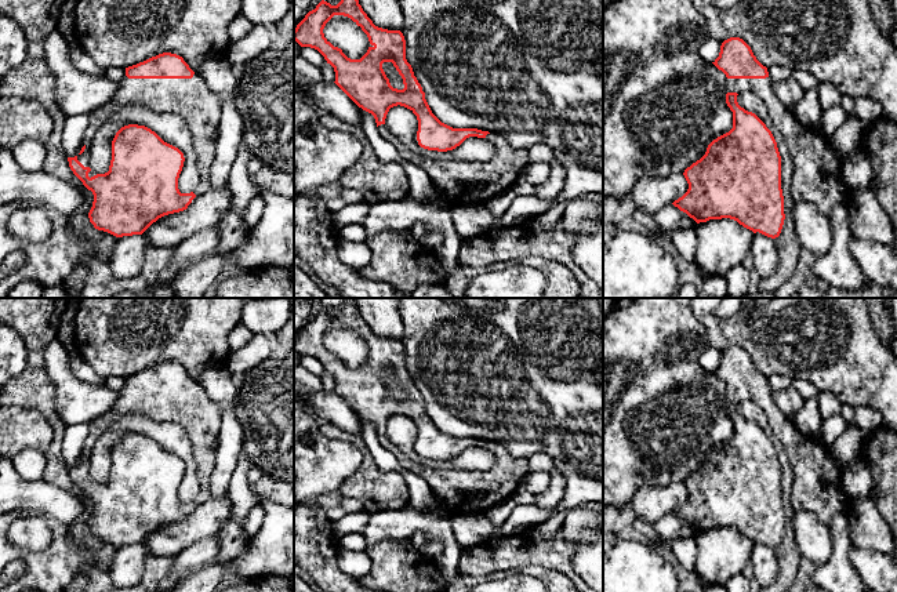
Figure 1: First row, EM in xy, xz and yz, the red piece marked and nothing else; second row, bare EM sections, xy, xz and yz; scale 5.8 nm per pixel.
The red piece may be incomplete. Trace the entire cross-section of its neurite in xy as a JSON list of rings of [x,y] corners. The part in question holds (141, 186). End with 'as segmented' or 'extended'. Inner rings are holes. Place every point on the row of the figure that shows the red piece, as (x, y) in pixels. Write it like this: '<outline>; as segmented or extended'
[[[163,52],[126,68],[126,76],[117,83],[113,99],[88,113],[86,145],[77,156],[68,157],[73,174],[94,195],[88,213],[94,228],[116,237],[142,235],[159,218],[186,210],[197,195],[210,190],[221,113],[222,98],[213,92],[206,80],[177,54]],[[130,105],[141,105],[159,113],[174,113],[184,119],[192,135],[200,170],[200,182],[195,192],[181,193],[178,189],[178,178],[185,161],[184,153],[145,126],[128,124],[116,132],[112,141],[112,160],[108,172],[97,174],[90,168],[88,145],[98,128],[113,112]]]; extended

